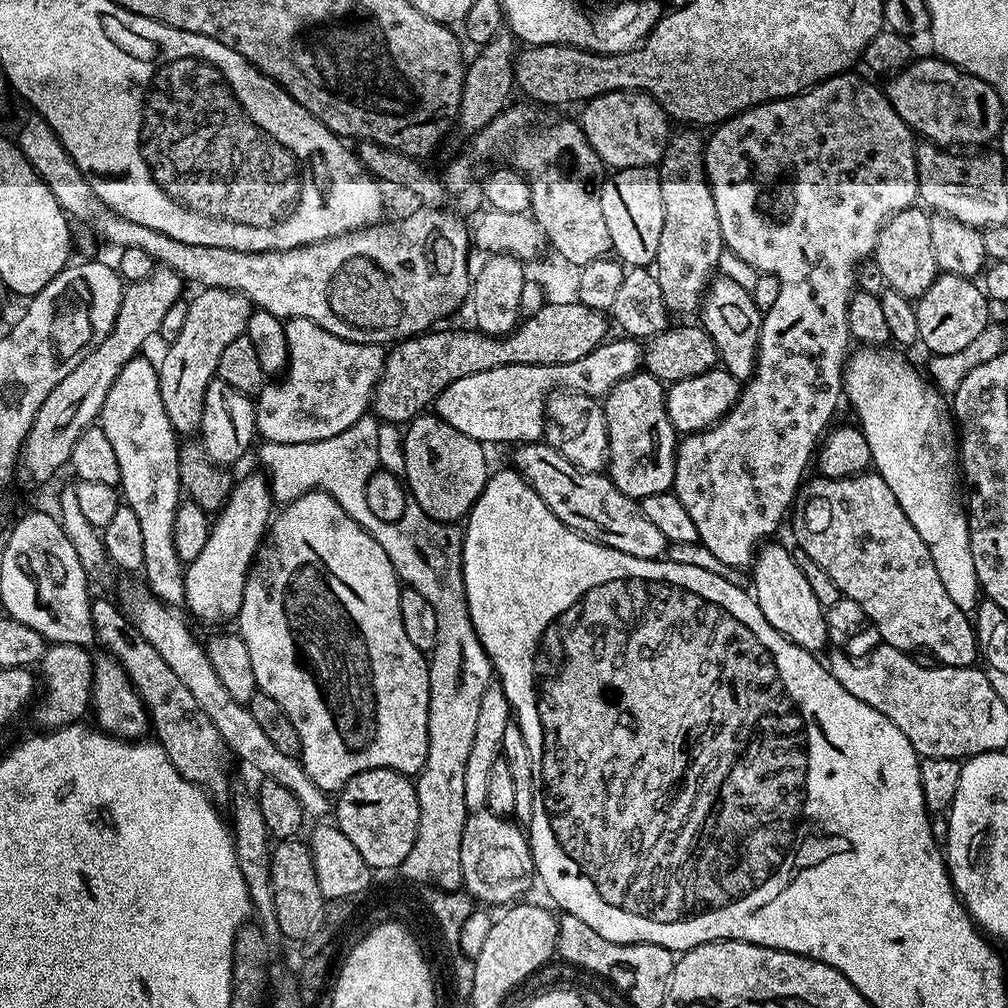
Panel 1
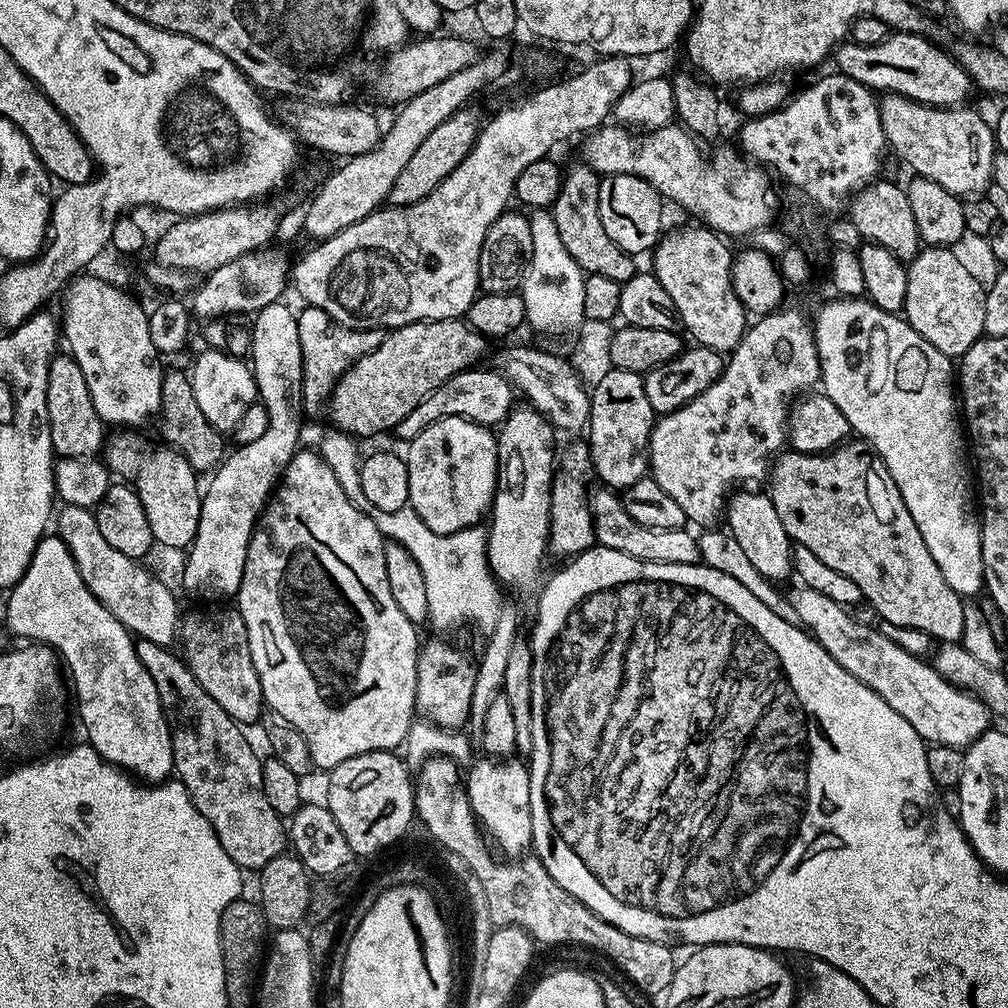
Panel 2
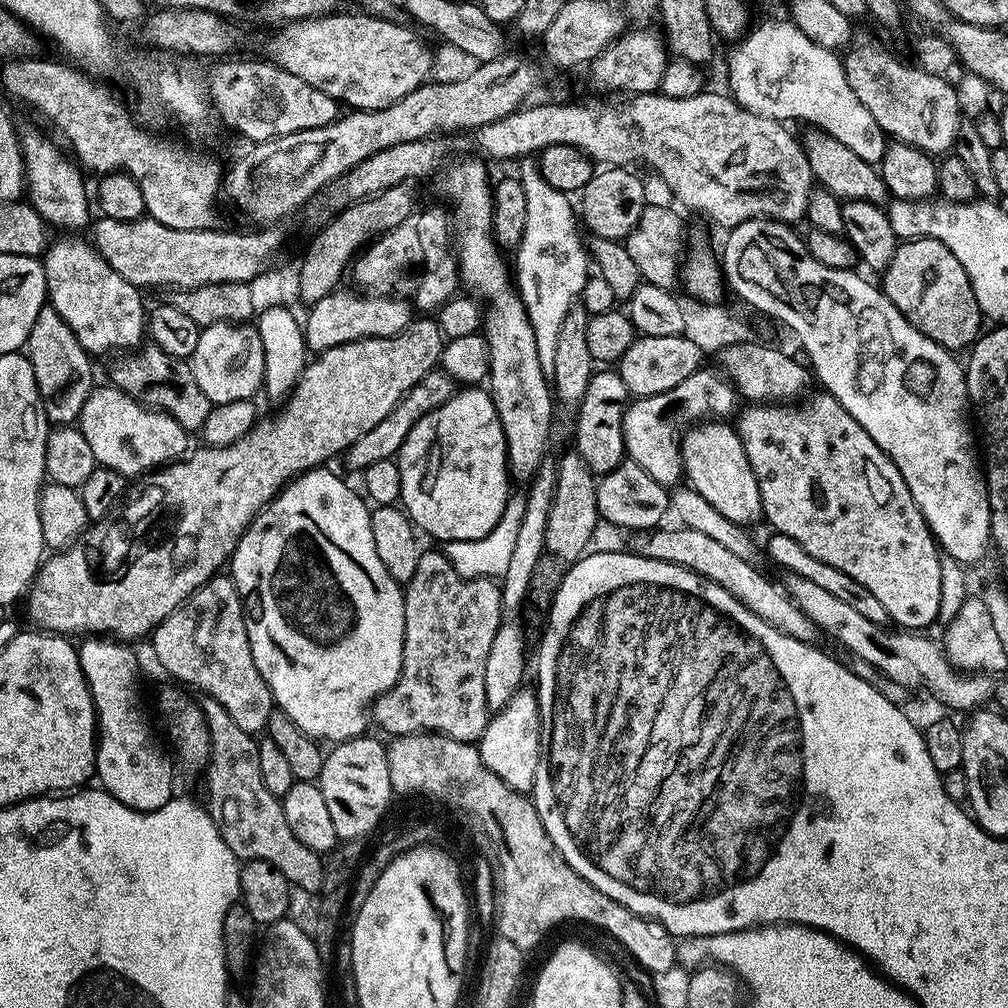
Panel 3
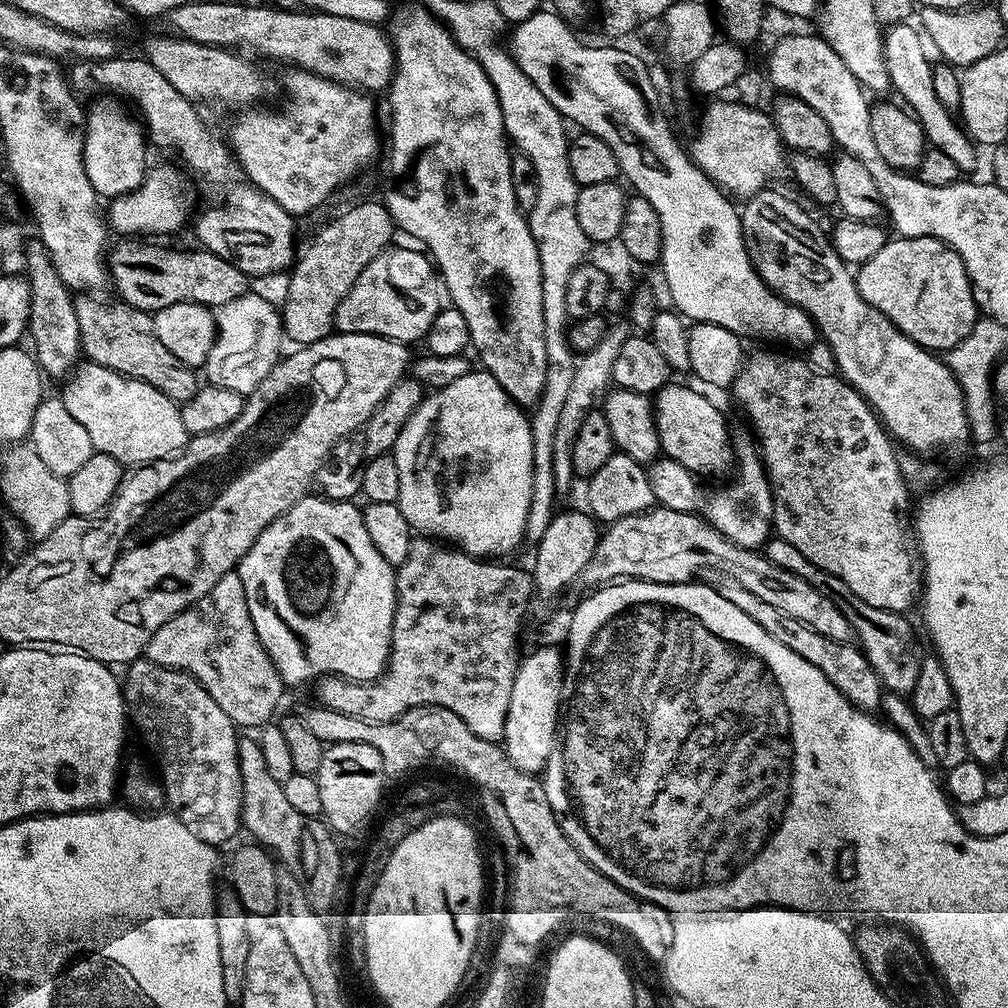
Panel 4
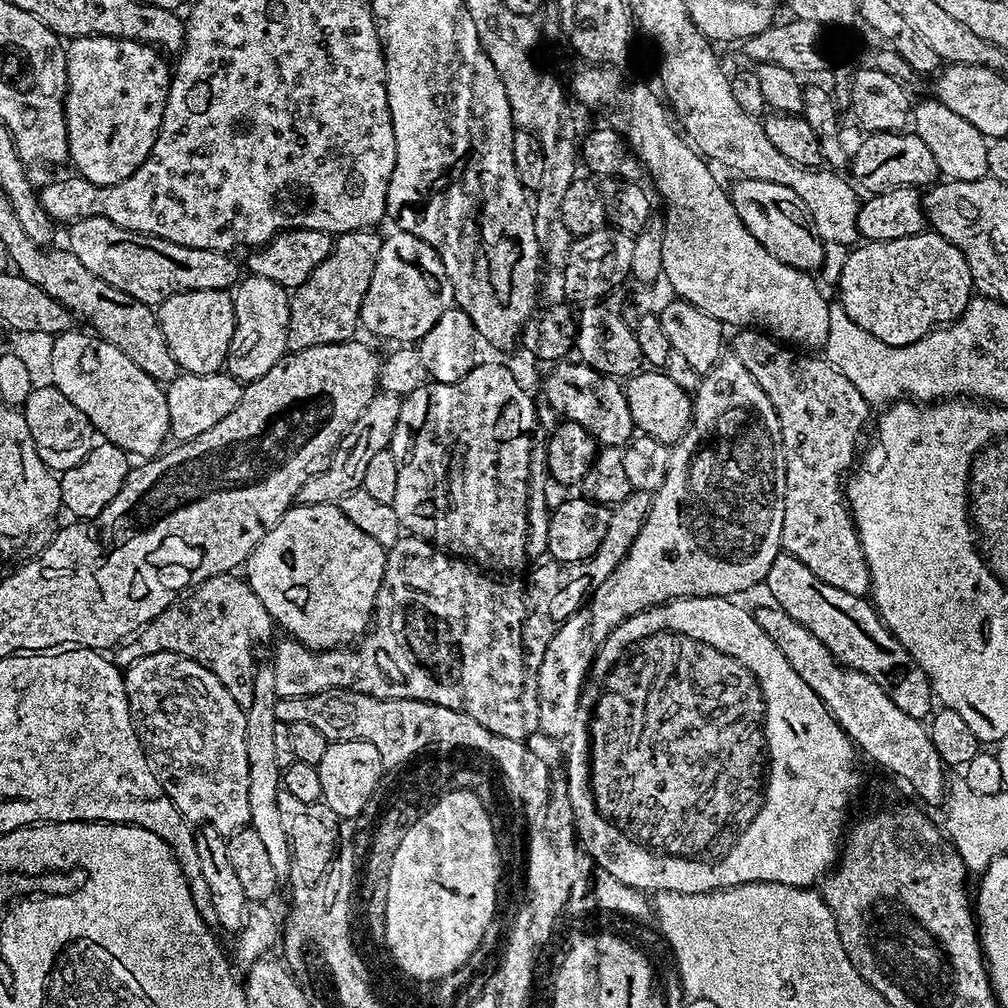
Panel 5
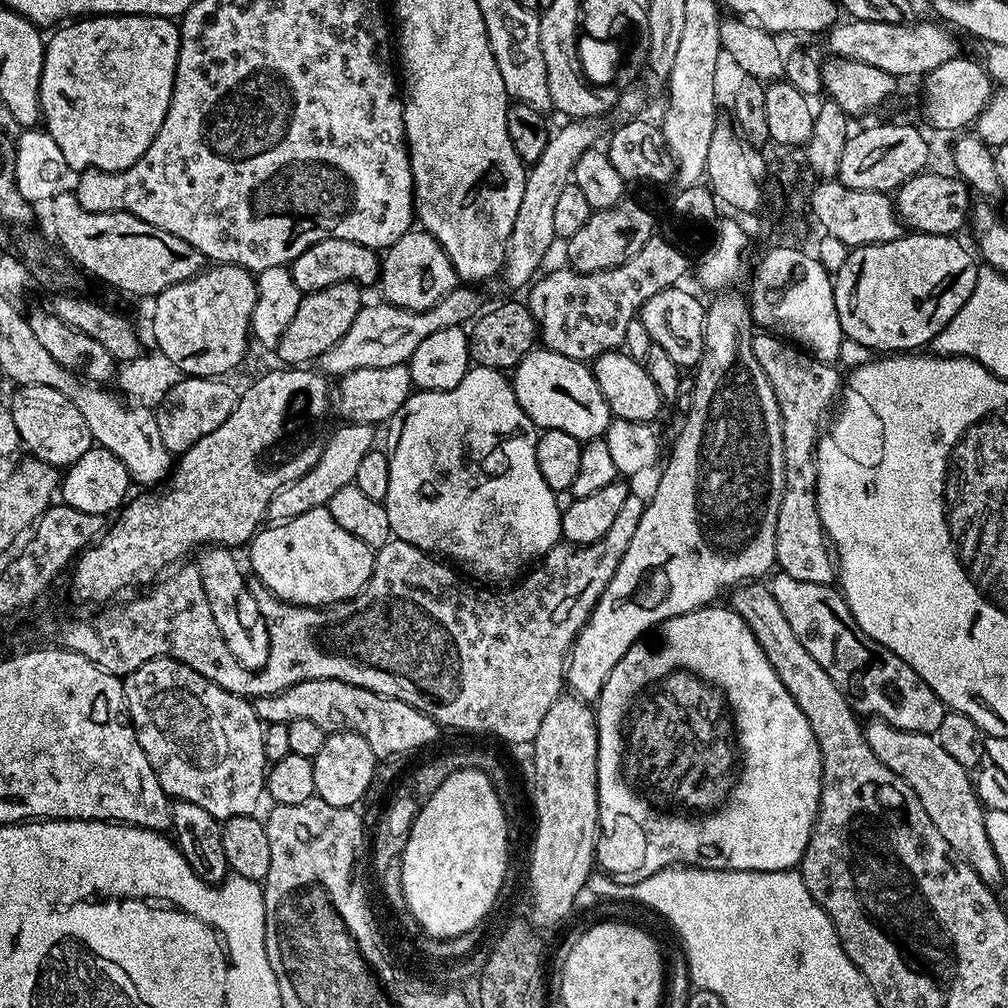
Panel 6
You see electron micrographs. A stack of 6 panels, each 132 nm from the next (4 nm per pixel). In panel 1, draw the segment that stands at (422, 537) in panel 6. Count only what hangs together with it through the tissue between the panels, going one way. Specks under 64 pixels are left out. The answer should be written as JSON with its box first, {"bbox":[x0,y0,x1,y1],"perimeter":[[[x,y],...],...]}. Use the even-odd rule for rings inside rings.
{"bbox":[402,414,490,521],"perimeter":[[[421,414],[411,421],[403,433],[403,445],[405,470],[402,476],[406,481],[406,488],[411,499],[434,520],[463,521],[468,511],[474,506],[474,502],[482,494],[490,475],[488,460],[484,457],[485,445],[479,444],[474,438],[466,438],[466,434],[454,430],[454,426],[450,426],[435,414]]]}

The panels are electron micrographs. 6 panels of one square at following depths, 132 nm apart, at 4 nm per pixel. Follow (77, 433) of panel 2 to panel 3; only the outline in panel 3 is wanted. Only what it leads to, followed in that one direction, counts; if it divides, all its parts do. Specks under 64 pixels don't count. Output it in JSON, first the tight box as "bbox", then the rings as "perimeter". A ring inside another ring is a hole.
{"bbox":[26,304,94,426],"perimeter":[[[50,304],[39,311],[38,320],[26,345],[26,355],[34,369],[39,394],[45,400],[44,412],[49,423],[56,426],[73,425],[79,419],[85,400],[94,387],[91,357],[78,342],[70,326],[66,325],[65,320]]]}

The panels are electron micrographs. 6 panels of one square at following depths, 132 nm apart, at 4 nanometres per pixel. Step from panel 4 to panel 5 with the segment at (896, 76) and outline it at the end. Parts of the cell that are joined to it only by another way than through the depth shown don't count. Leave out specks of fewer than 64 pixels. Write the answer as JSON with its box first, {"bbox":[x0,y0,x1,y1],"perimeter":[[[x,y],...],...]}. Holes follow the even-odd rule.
{"bbox":[912,96,989,181],"perimeter":[[[934,96],[922,101],[912,110],[912,128],[929,146],[934,160],[938,162],[941,175],[954,181],[978,181],[988,173],[987,159],[989,141],[970,122],[959,117],[954,110],[943,106]]]}

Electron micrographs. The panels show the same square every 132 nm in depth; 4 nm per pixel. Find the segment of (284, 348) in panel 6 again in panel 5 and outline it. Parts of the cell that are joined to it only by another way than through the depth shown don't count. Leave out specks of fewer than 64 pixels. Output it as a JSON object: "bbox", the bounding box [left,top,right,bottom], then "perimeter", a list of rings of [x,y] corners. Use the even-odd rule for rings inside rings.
{"bbox":[288,228,381,350],"perimeter":[[[363,228],[357,232],[342,232],[335,237],[332,252],[325,257],[324,261],[312,271],[304,282],[299,284],[291,293],[288,305],[290,306],[290,322],[288,323],[288,348],[295,350],[297,348],[309,348],[310,346],[318,346],[319,344],[340,344],[343,340],[353,339],[357,335],[358,325],[360,323],[360,307],[362,306],[362,298],[366,294],[366,286],[370,286],[370,274],[374,274],[374,262],[376,261],[376,251],[380,249],[381,233],[376,230]]]}

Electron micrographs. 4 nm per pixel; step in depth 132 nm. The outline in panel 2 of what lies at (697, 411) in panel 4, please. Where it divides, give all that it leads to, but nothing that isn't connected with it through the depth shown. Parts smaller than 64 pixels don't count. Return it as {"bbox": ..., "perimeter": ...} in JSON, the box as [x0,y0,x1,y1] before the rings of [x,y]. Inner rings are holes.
{"bbox":[726,490,793,582],"perimeter":[[[740,490],[729,499],[726,509],[726,528],[731,532],[734,538],[738,538],[739,544],[742,546],[742,551],[746,554],[746,559],[749,560],[756,569],[758,574],[762,574],[768,580],[773,582],[781,582],[787,576],[793,575],[792,570],[792,549],[793,541],[788,539],[786,534],[786,526],[782,526],[782,518],[778,518],[778,510],[774,510],[774,502],[771,495],[760,492],[744,492],[748,490]]]}

